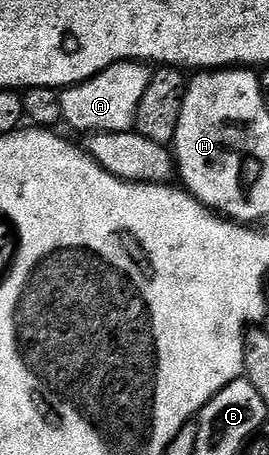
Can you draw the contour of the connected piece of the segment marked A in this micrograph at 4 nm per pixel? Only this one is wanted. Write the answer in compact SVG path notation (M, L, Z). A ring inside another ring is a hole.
M116 63L103 69L95 77L77 83L74 87L66 87L60 92L61 118L70 123L80 133L94 131L132 131L135 127L135 113L139 109L139 100L143 97L147 85L151 81L153 71L144 63Z

